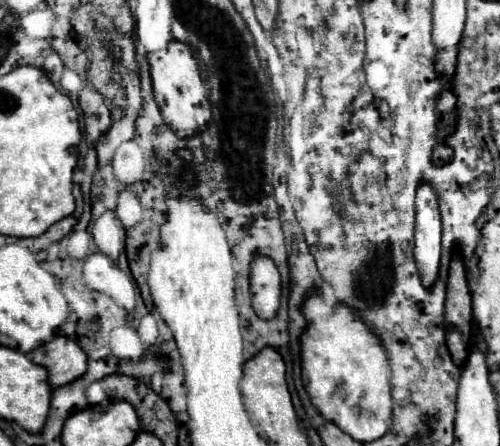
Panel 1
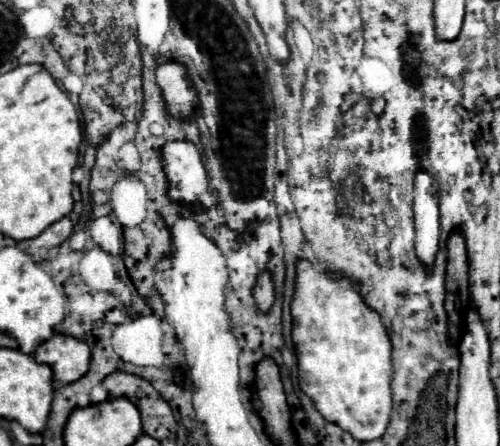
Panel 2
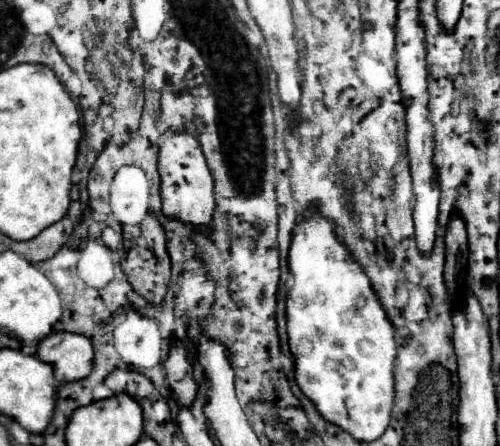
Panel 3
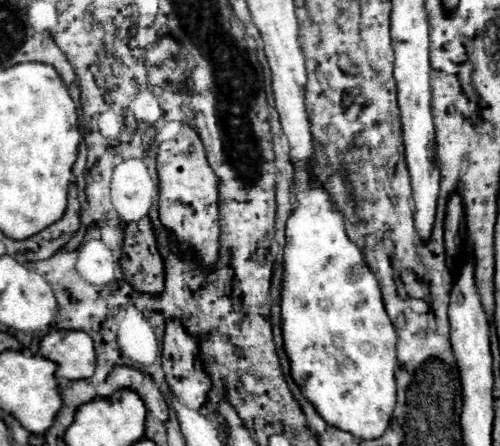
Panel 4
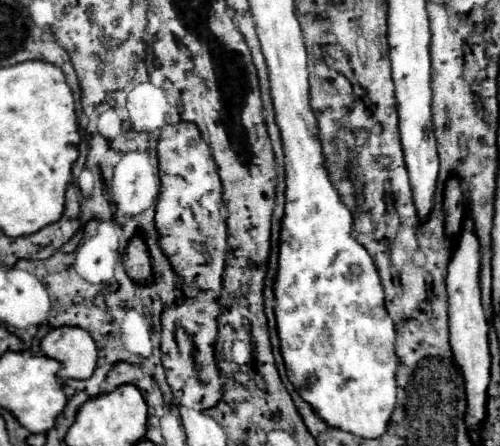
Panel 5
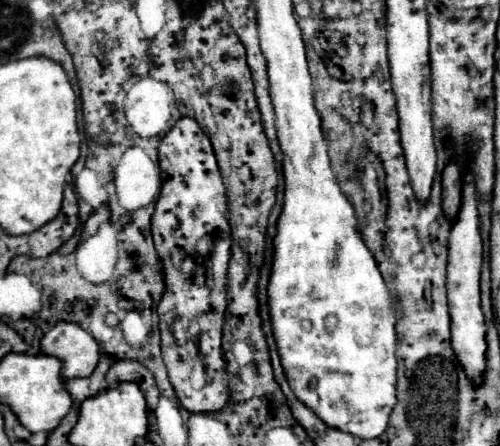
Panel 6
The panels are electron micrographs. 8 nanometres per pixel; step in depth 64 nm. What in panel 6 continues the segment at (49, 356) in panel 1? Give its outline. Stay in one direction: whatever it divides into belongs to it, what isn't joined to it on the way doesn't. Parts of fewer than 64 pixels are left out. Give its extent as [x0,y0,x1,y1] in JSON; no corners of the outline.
[40,322,100,378]

